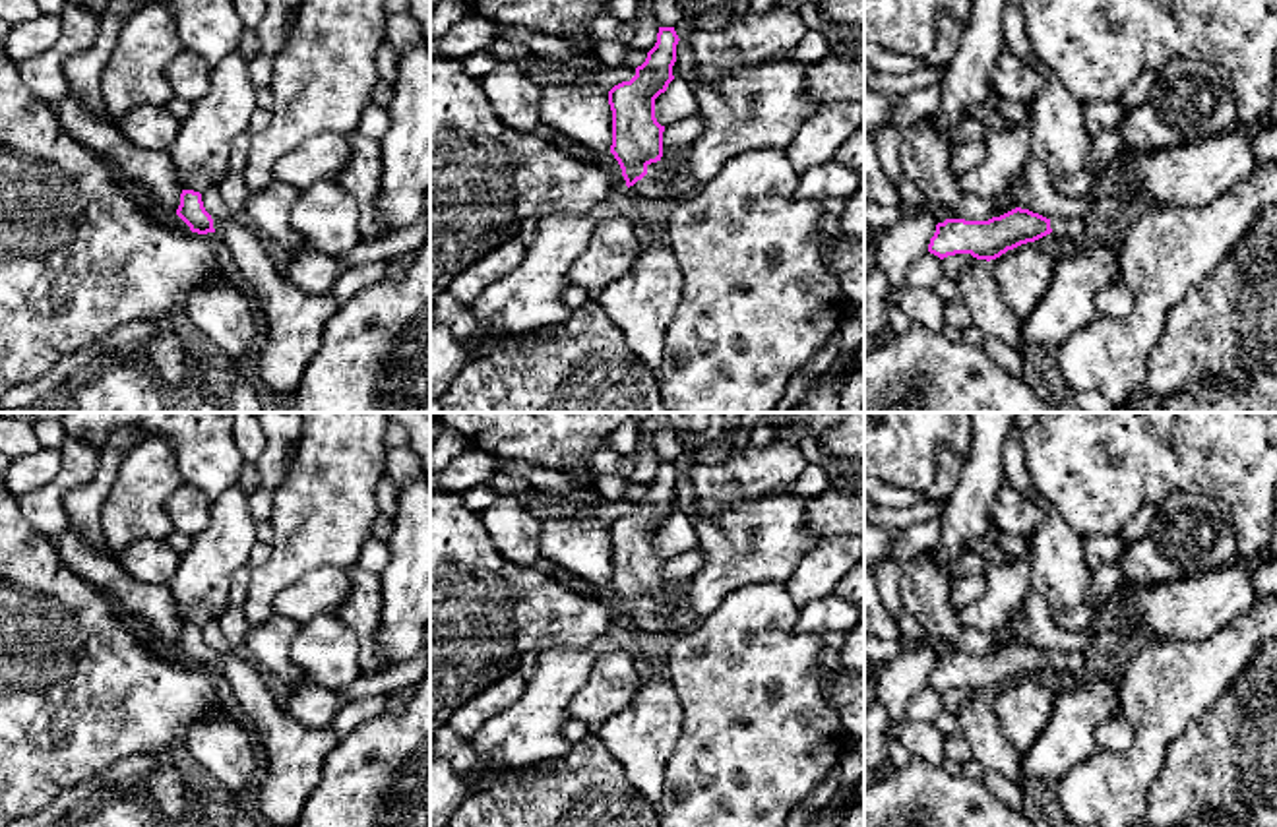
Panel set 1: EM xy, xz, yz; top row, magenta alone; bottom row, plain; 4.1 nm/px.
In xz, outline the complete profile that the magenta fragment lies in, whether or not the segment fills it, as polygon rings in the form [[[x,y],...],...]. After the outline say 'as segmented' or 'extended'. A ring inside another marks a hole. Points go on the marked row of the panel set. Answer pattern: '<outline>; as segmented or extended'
[[[659,27],[657,43],[636,68],[636,76],[608,91],[610,153],[634,196],[665,199],[686,192],[682,157],[663,155],[665,126],[655,118],[655,99],[674,79],[678,41],[674,27]]]; extended

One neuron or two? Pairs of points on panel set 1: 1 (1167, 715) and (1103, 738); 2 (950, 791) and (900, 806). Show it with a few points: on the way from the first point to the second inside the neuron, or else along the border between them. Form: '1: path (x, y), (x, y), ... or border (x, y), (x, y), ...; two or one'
1: border (1121, 713), (1134, 742), (1121, 752), (1097, 748); two
2: path (938, 798), (911, 798); one

